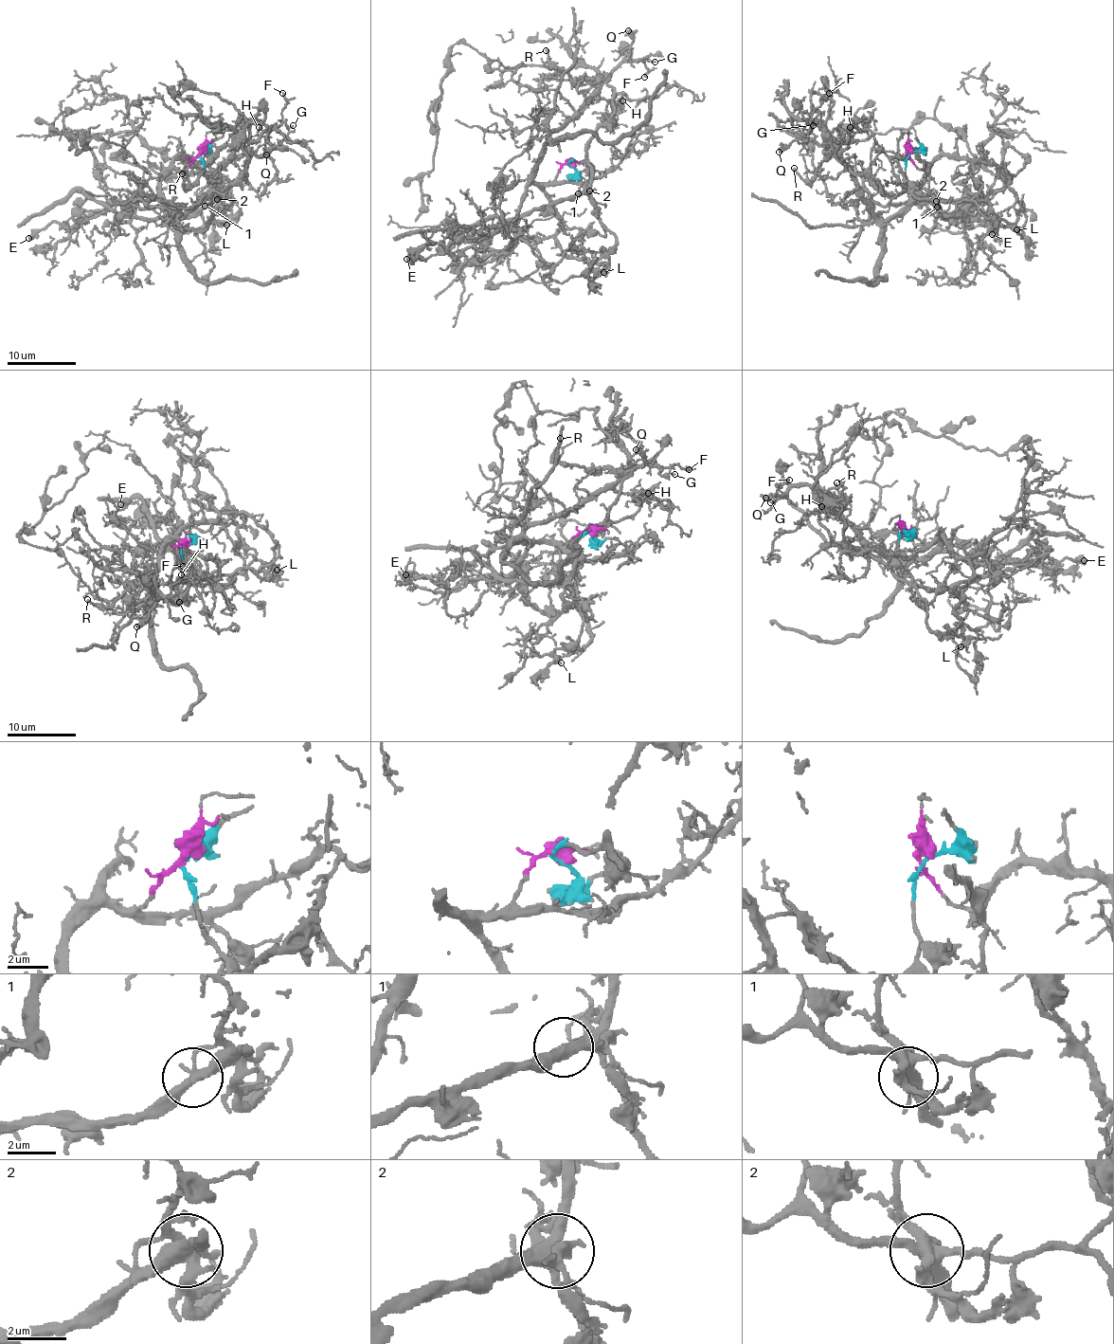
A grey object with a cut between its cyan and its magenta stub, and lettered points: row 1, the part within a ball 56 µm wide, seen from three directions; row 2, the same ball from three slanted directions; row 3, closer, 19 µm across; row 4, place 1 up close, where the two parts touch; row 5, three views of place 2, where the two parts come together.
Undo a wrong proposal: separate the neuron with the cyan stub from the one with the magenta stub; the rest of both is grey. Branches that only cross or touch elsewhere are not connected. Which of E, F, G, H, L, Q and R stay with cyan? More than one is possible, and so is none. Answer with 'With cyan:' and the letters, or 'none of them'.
With cyan: E, L, R

